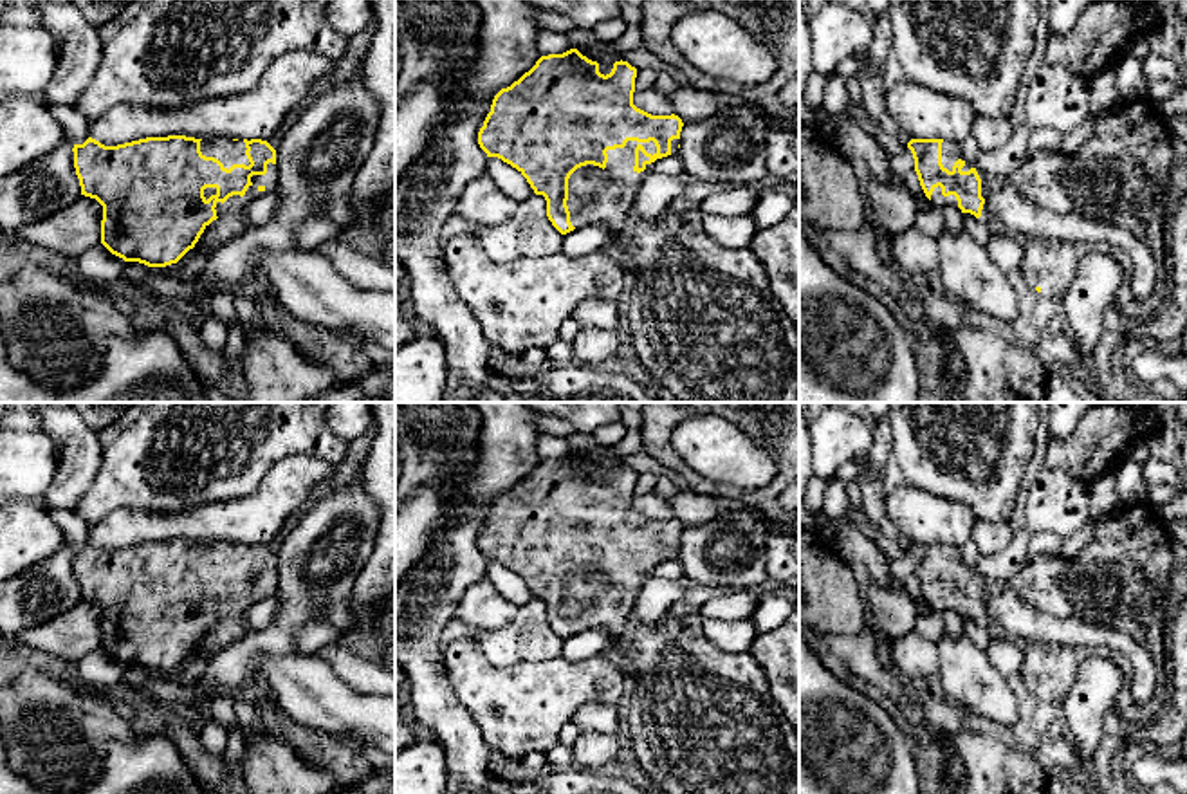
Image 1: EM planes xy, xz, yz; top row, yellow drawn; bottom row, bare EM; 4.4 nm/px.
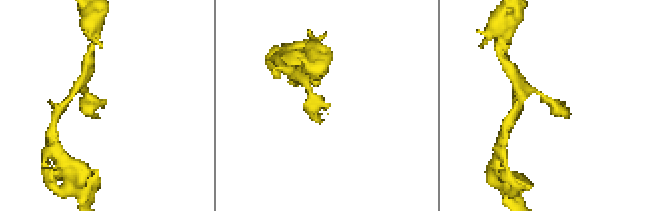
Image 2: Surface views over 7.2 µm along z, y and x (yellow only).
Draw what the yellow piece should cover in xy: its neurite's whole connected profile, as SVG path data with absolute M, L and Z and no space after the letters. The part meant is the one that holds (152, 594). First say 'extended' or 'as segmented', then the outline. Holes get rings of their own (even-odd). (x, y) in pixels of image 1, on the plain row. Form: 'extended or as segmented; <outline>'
extended; M168 540L105 550L88 541L72 556L81 599L103 610L101 648L148 671L177 668L213 624L244 615L278 586L276 554L262 543Z

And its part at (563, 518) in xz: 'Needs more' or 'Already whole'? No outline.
Needs more

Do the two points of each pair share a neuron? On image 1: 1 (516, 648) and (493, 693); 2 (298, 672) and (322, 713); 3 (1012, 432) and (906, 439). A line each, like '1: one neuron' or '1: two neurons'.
1: two neurons
2: one neuron
3: one neuron

